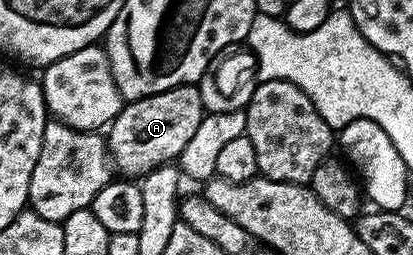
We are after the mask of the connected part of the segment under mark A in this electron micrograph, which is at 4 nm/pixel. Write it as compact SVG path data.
M191 83L154 93L150 97L125 102L120 112L106 127L106 146L113 168L121 176L143 177L156 167L179 160L186 141L194 137L206 114L201 88Z

